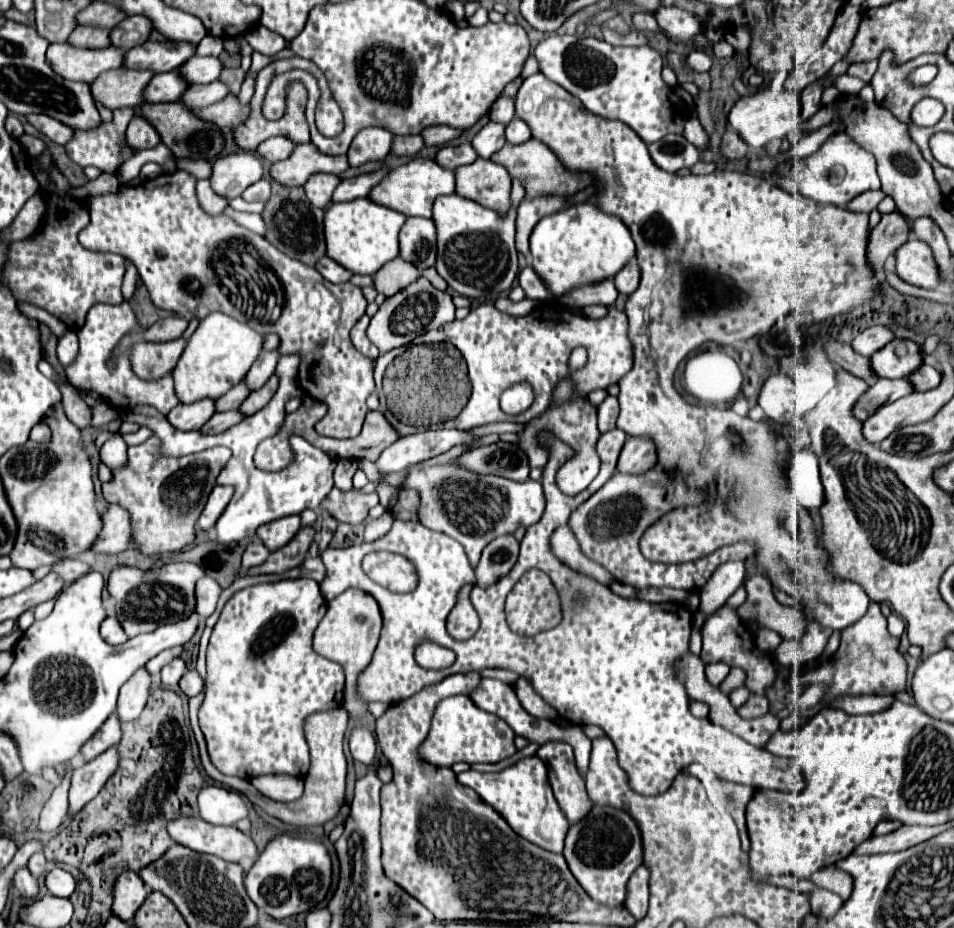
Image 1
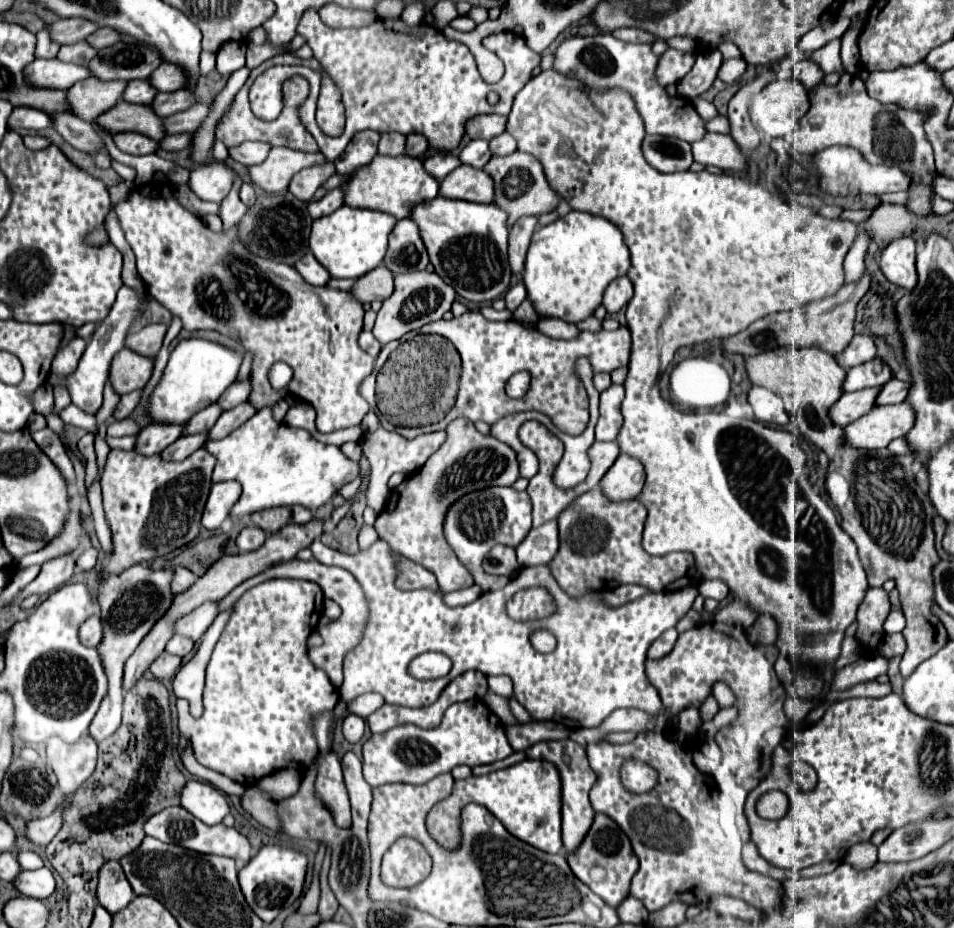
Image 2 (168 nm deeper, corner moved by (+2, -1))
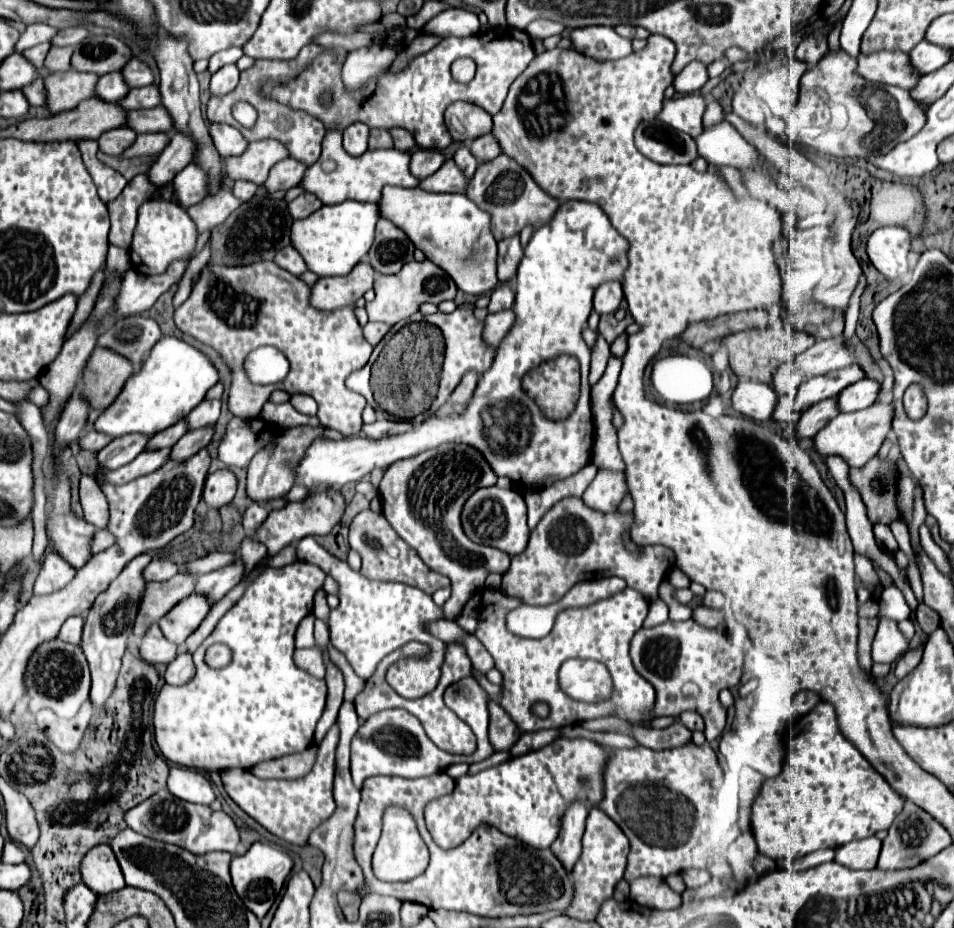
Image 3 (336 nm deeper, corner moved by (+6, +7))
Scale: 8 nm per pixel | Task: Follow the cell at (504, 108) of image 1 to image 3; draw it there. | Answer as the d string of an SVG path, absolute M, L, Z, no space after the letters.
M454 102L446 108L446 126L454 140L476 140L478 136L484 136L492 130L492 116L468 102Z

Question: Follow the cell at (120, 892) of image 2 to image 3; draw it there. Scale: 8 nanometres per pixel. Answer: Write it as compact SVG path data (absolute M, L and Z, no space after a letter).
M100 844L100 846L92 848L84 856L80 872L82 872L84 884L98 896L116 892L126 886L118 860L108 844Z

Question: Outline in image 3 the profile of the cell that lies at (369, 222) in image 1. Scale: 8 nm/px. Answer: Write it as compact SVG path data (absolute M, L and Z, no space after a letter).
M346 200L334 206L322 206L314 214L292 224L292 244L306 260L308 268L318 276L348 274L370 250L374 242L376 224L380 220L378 204L366 204L356 200Z

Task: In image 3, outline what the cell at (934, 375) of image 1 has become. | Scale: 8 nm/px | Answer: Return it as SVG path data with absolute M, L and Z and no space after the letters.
M864 378L848 388L844 388L844 392L840 392L838 396L838 404L840 404L840 412L854 412L854 410L862 410L868 408L880 392L880 382Z

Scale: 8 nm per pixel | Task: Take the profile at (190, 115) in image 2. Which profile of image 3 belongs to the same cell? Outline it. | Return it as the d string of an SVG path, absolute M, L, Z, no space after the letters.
M156 106L150 110L132 110L128 114L128 128L136 130L138 134L144 132L174 132L174 120L164 106Z

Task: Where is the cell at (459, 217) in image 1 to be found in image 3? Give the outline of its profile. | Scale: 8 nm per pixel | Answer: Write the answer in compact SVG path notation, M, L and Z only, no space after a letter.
M384 188L384 200L378 204L380 216L404 228L416 248L440 266L462 292L482 296L498 286L498 250L490 228L490 214L480 210L466 194L434 194L422 188Z

